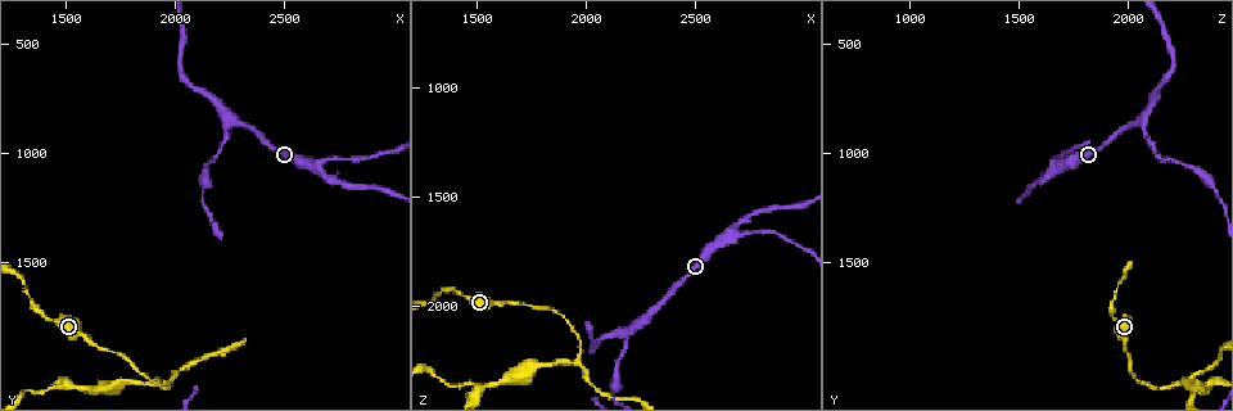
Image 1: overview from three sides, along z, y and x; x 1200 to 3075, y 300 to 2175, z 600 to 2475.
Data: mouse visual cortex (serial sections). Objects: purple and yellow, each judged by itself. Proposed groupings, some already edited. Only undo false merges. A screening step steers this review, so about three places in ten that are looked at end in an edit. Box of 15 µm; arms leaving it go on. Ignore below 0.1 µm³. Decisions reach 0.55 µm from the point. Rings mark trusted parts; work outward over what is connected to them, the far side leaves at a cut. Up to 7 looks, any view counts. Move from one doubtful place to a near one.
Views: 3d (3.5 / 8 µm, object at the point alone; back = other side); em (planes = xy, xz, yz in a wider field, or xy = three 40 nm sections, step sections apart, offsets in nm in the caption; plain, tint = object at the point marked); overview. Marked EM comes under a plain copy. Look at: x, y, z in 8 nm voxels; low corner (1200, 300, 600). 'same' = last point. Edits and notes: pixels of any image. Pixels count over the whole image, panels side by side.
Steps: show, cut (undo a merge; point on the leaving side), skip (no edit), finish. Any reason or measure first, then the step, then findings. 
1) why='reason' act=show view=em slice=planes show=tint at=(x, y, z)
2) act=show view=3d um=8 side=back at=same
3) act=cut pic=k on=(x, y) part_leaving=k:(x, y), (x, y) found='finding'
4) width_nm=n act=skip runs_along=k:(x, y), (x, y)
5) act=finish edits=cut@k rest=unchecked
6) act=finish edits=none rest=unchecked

why='sharp bend' act=show view=3d um=3.5 at=(1960, 2060, 2240)

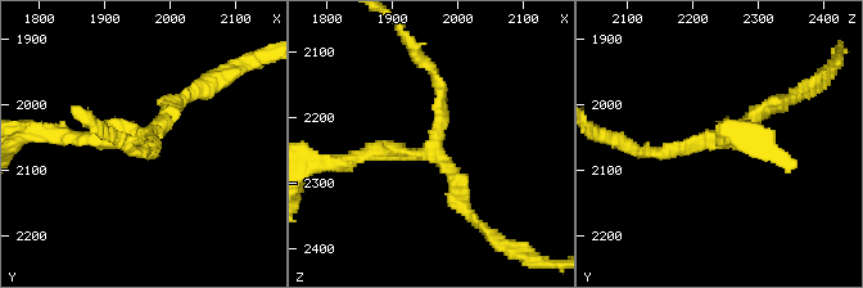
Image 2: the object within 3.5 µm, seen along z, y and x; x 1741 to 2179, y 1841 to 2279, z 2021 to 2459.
arms=3 arm_widths_nm=150,200,200 act=show view=em slice=xy step=5 show=tint at=(1970, 2045, 2245)

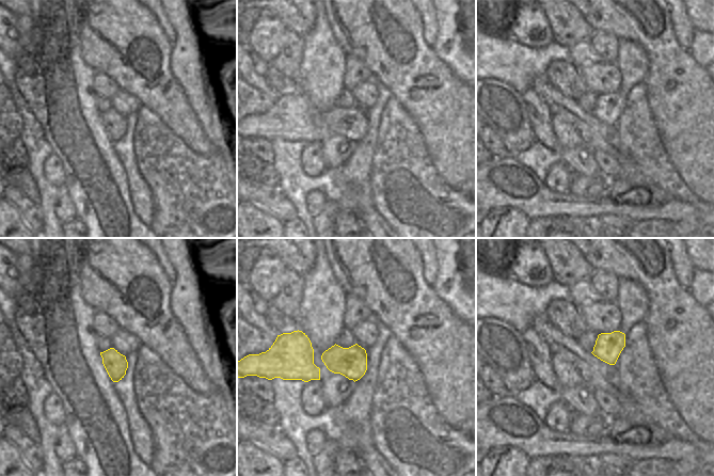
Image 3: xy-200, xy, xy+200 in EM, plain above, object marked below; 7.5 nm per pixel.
width_nm=220 act=skip runs_along=2:(430, 72), (442, 93), (434, 148), (352, 158) found='all the same cell'

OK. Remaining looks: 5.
why='two arms in line, one across' act=show view=3d um=3.5 at=(1520, 2070, 2370)

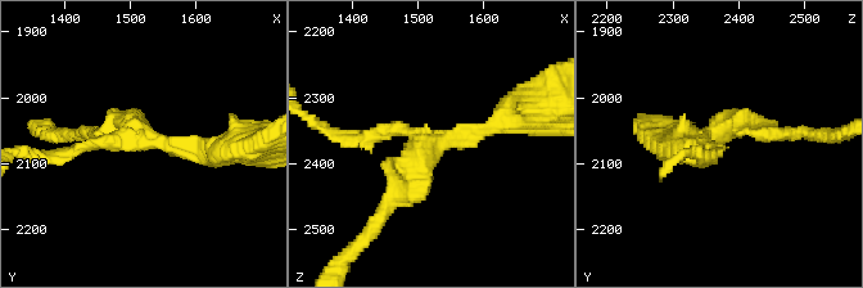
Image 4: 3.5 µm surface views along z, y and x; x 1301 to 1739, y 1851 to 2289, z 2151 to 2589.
arms=3 arm_widths_nm=150,200,250 why='shape alone is not enough' act=show view=em slice=planes show=tint at=(1515, 2065, 2370)

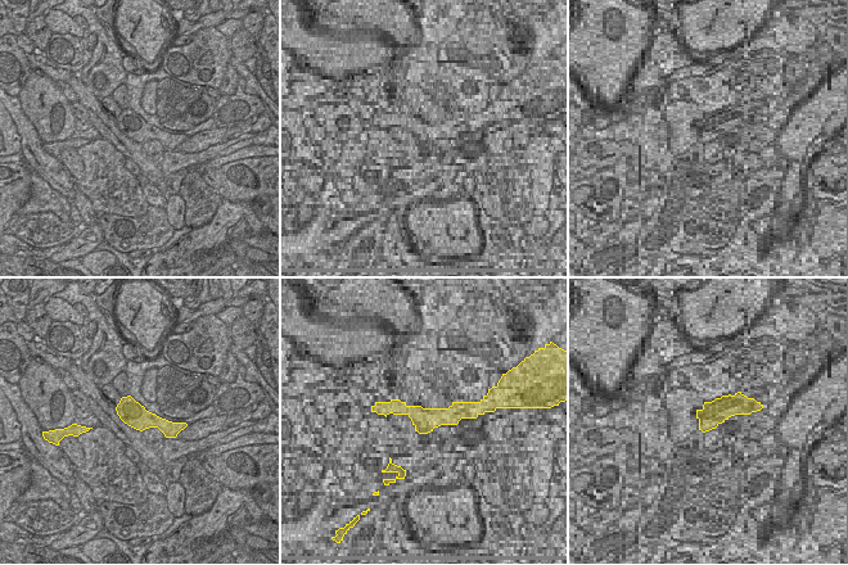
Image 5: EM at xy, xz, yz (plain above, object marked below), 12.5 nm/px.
act=skip found='all the same cell'

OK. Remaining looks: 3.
why='a narrow waist' act=show view=3d um=3.5 at=(1390, 1740, 1940)

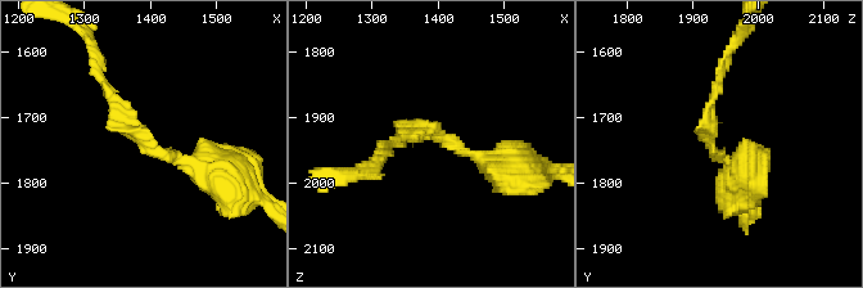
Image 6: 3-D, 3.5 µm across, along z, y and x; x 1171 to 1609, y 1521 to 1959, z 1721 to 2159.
arm_widths_nm=100,250 why='now the EM' act=show view=em slice=xy step=1 show=tint at=(1395, 1740, 1925)

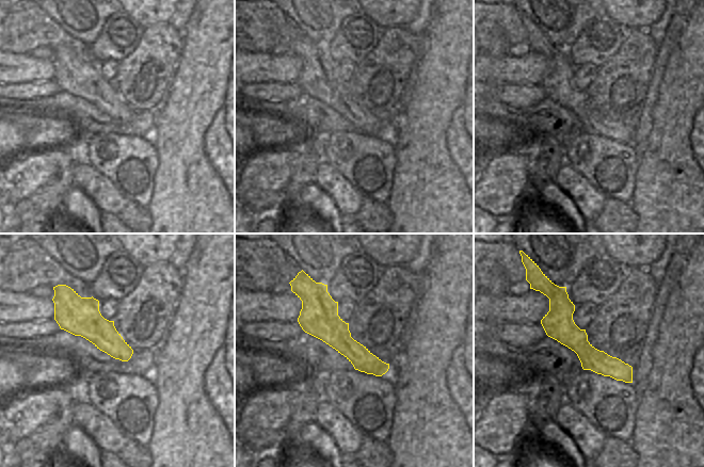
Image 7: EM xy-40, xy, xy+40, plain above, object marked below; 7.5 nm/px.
act=skip runs_along=6:(226, 178), (158, 153), (99, 75) found='one cell here'

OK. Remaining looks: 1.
act=finish edits=none rest=unchecked

